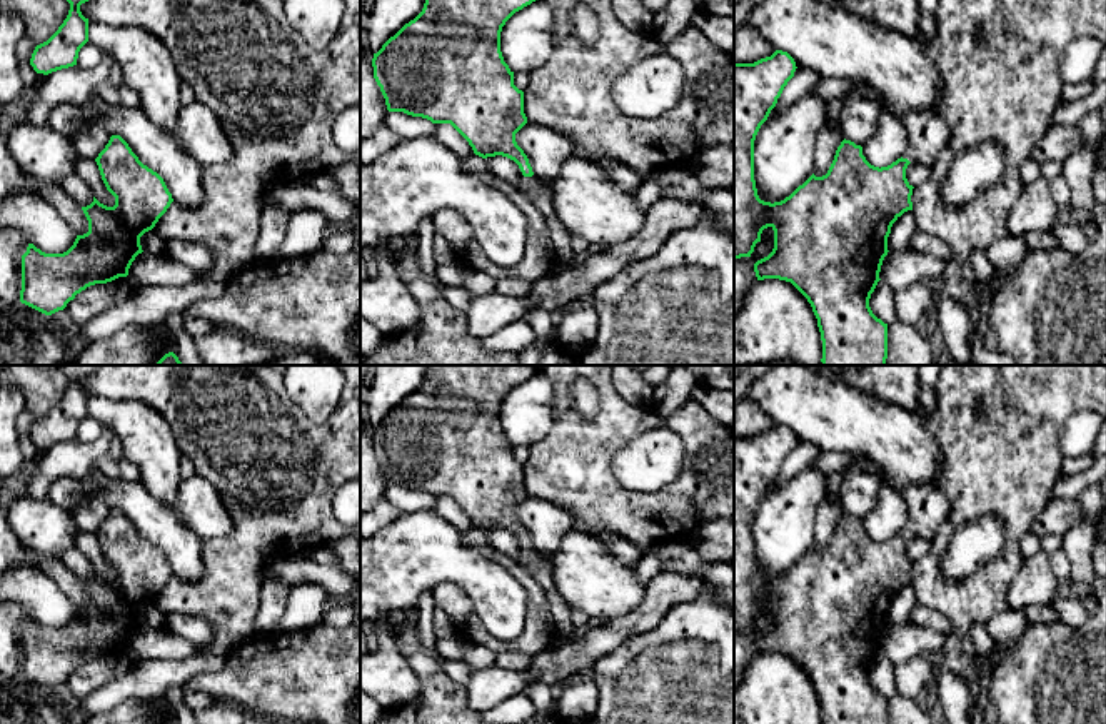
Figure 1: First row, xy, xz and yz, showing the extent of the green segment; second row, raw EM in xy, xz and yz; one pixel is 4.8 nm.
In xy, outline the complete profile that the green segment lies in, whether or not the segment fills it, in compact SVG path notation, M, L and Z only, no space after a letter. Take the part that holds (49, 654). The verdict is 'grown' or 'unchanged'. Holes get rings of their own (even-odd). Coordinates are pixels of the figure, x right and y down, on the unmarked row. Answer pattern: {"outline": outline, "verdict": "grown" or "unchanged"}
{"outline": "M112 509L95 532L107 564L115 571L115 579L107 581L95 571L82 581L88 606L77 609L73 619L63 627L45 627L28 617L22 629L20 676L52 689L63 684L77 667L95 657L107 657L127 651L135 631L142 627L140 611L152 604L173 576L163 552L143 539L120 509Z", "verdict": "unchanged"}

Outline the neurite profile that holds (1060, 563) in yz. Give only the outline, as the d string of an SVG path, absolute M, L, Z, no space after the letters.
M1063 547L1049 556L1049 562L1058 579L1068 579L1071 576L1071 562Z

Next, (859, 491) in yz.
M849 470L839 489L842 510L862 520L876 505L881 485L874 472Z

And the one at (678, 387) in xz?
M684 367L671 370L669 377L657 387L654 387L652 410L661 417L667 417L682 407L694 389L699 385L699 379Z

